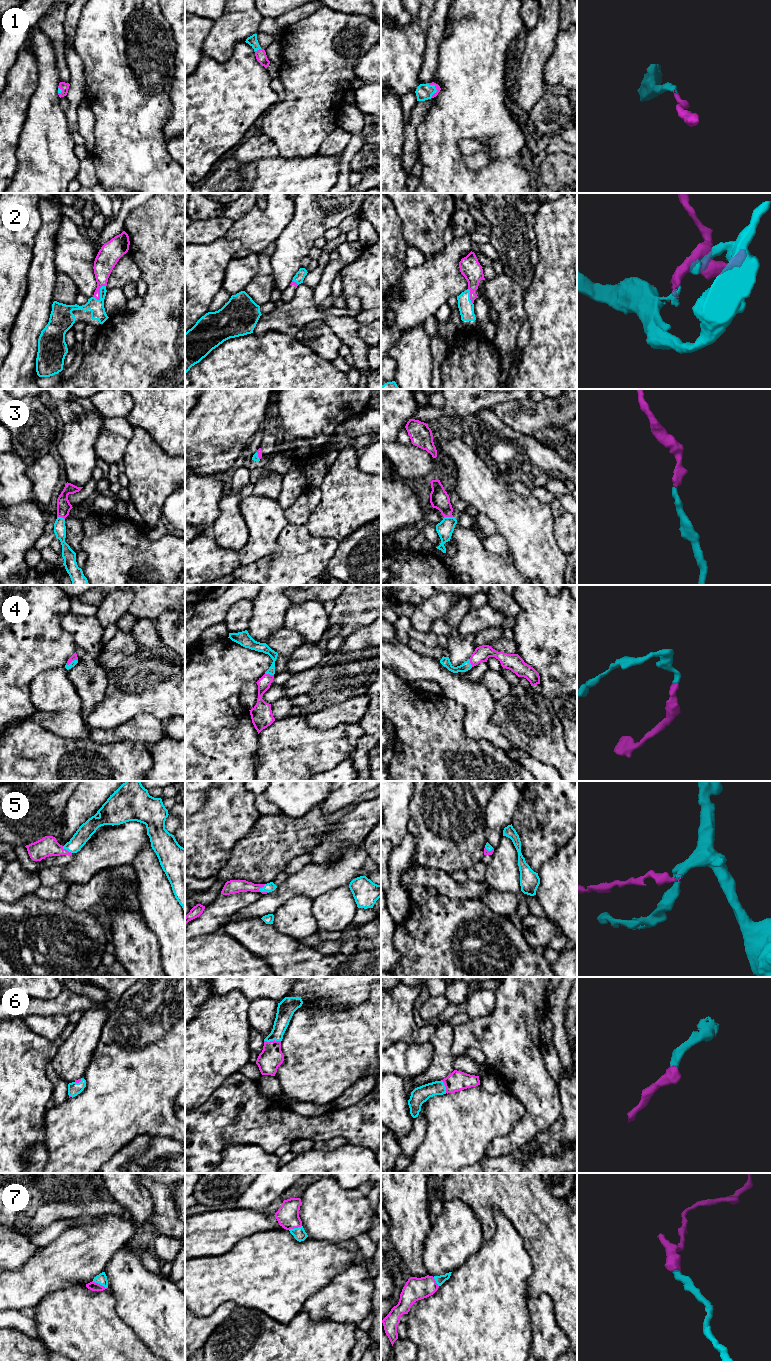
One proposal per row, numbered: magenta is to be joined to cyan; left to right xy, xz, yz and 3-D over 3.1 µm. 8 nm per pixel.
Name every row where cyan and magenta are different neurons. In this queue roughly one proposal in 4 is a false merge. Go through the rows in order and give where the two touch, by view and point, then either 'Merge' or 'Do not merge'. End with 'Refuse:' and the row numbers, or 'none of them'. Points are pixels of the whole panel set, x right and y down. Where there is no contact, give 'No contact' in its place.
1: Touches cyan at yz (435, 88). Merge
2: Touches cyan at xy (100, 292). Merge
3: Touches cyan at yz (448, 517). Merge
4: Touches cyan at xy (71, 662). Merge
5: Touches cyan at xz (263, 891). Merge
6: Touches cyan at xz (272, 1040). Merge
7: Touches cyan at xy (99, 1283). Merge
Refuse: none of them

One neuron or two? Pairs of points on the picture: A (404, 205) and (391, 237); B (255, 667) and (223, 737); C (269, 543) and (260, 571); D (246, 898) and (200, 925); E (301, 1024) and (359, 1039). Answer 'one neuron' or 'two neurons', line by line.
A: two neurons
B: one neuron
C: two neurons
D: one neuron
E: one neuron

